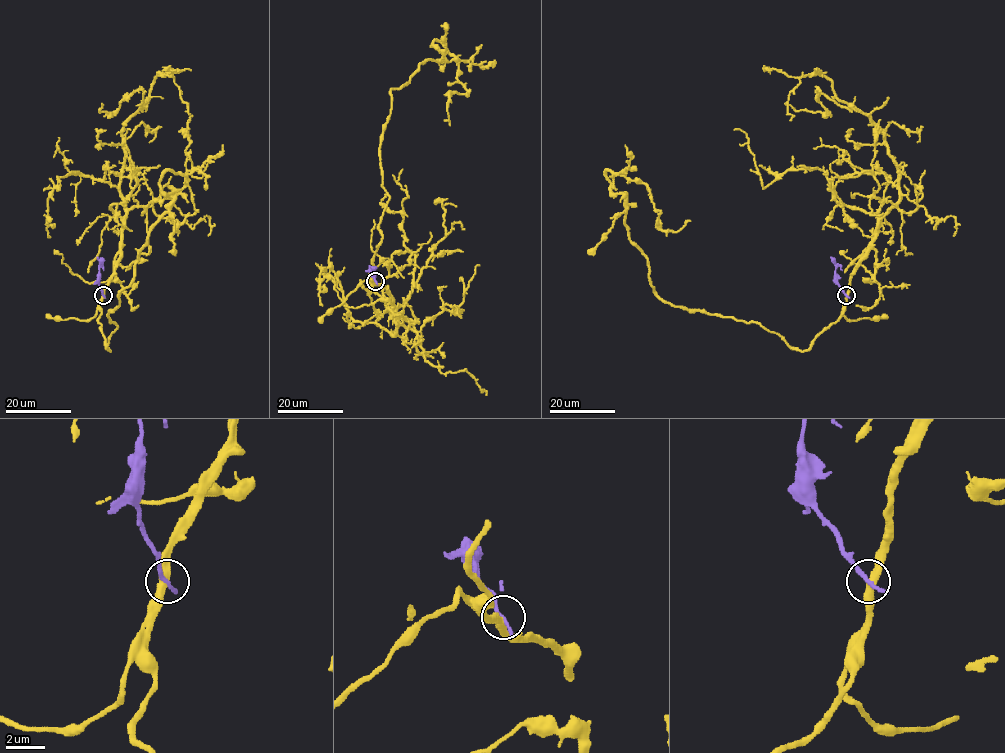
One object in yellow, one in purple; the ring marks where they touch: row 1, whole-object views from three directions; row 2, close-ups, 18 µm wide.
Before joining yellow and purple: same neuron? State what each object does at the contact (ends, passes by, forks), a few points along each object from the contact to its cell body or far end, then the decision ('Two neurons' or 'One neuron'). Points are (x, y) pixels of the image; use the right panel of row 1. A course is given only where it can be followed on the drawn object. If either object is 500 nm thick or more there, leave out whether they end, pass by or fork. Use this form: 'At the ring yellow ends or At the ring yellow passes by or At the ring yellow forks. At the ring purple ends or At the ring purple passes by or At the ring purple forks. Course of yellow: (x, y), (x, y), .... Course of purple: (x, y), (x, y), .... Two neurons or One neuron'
At the ring yellow passes by. At the ring purple passes by. Course of yellow: (846, 295), (803, 351), (665, 303), (605, 171), (647, 186), (663, 230), (686, 220). Course of purple: (846, 295), (837, 282), (834, 261), (830, 257). Two neurons

